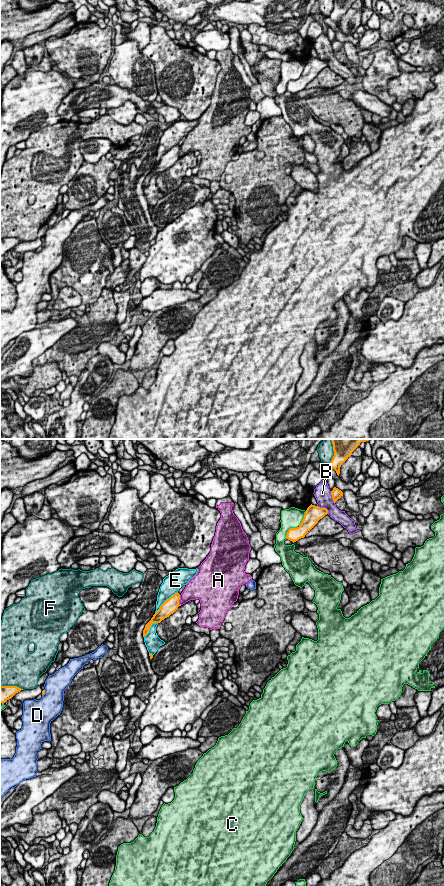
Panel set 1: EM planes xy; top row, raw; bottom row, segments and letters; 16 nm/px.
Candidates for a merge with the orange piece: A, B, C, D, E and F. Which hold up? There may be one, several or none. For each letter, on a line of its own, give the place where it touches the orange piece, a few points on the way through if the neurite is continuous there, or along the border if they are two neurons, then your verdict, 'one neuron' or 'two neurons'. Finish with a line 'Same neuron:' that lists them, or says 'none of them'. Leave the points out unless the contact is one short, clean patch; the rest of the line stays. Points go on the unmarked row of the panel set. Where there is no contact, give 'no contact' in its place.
A: meets orange in xy at (179, 151); two neurons
B: meets orange in xy at (324, 60); two neurons
C: meets orange in xy at (297, 79); two neurons
D: meets orange in xy at (44, 244); two neurons
E: meets orange in xy at (165, 153); two neurons
F: meets orange in xy at (333, 8); two neurons
Same neuron: none of them

